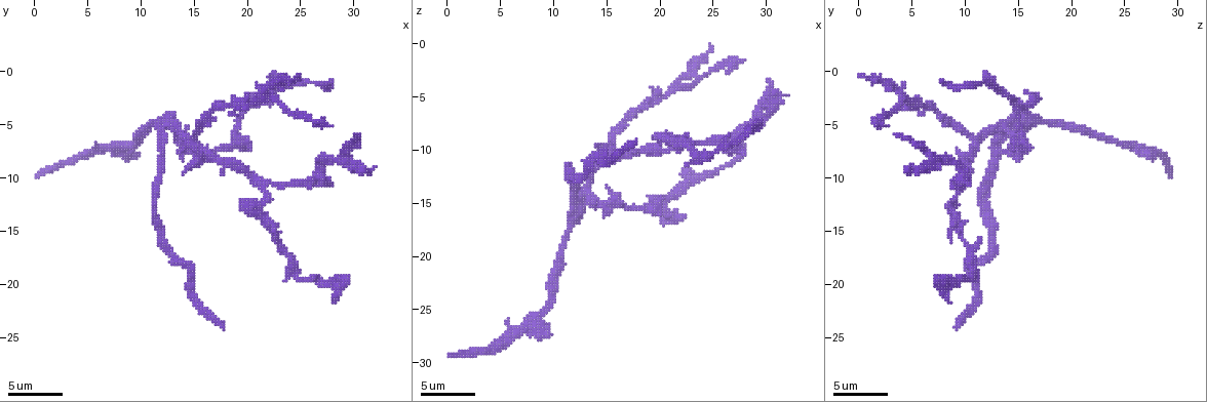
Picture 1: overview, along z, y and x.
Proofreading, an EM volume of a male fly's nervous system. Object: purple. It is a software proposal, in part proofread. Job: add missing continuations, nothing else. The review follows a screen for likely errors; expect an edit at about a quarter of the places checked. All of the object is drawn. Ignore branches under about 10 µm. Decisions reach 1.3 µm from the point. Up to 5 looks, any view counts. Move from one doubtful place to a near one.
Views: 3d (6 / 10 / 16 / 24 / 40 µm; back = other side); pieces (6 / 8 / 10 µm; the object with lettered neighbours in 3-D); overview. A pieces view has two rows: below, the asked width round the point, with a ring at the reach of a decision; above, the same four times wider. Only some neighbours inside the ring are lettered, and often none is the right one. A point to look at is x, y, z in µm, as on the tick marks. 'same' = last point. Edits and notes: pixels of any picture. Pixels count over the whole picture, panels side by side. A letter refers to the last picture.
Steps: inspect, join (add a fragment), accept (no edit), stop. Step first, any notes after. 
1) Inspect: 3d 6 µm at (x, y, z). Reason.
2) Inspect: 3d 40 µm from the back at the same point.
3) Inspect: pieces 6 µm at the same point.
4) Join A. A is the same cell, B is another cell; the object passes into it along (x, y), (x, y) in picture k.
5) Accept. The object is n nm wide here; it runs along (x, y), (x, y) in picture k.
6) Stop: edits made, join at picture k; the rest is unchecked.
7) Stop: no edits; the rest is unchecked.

Inspect: pieces 6 µm at (20.4, 7.2, 14.6). An open end.

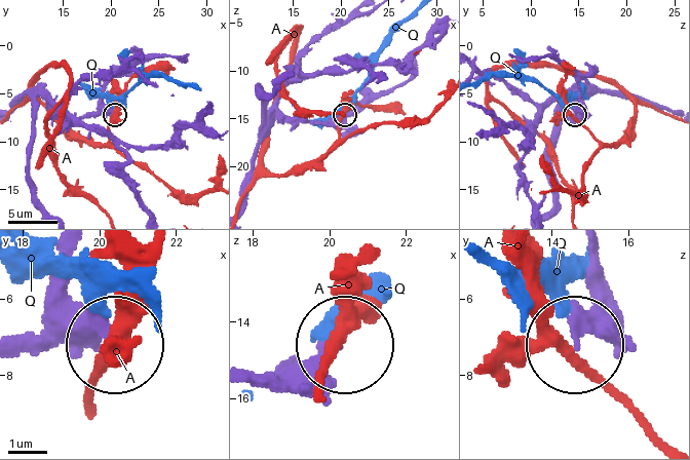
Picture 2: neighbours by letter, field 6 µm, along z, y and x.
Accept. A and Q are other cells; it runs along (255, 374), (303, 374), (340, 347) in picture 2; no lettered fragment goes on from it.

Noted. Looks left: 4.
Inspect: pieces 8 µm at (17.6, 24.2, 9.2). End of a long branch.

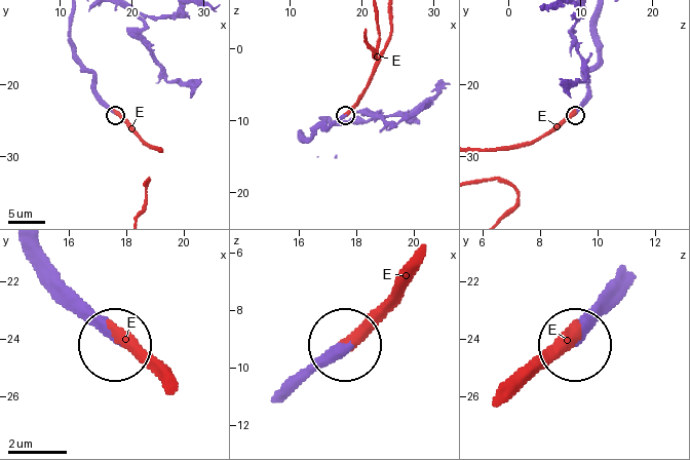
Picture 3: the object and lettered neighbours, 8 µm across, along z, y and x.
Join E. E is the same cell; the object passes into it along (39, 255), (161, 382) in picture 3; it goes on there.

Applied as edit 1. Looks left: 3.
Inspect: 3d 6 µm at (0.4, 10.0, 29.2). End of a long branch.

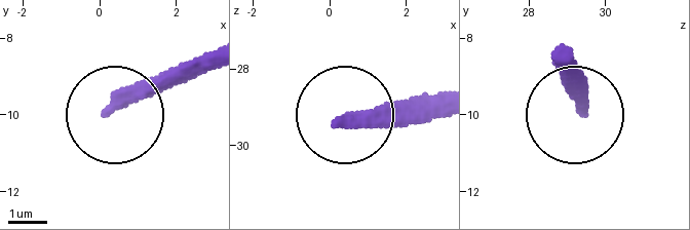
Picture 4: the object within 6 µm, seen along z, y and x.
Inspect: pieces 10 µm at (0.25, 9.85, 29.40).

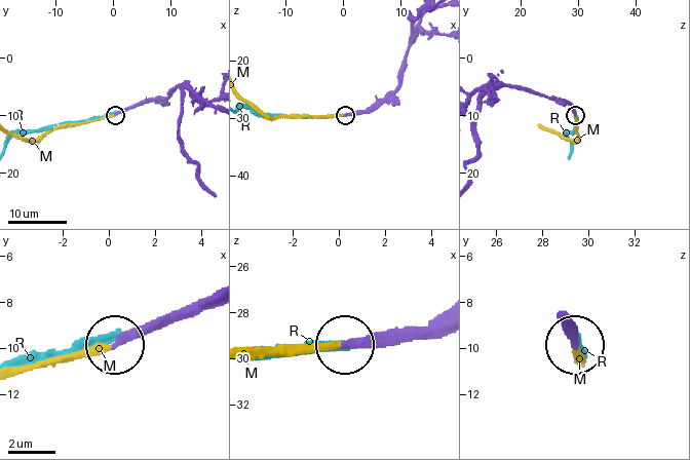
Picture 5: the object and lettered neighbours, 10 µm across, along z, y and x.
Join M. M is the same cell, R is another cell; it goes on there.

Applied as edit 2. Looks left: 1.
Stop: edits made, join at picture 3, join at picture 5; the rest is unchecked.

